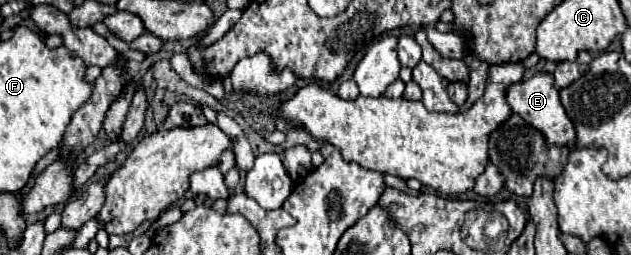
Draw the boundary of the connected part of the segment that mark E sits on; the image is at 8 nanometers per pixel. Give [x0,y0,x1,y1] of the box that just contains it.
[507,73,575,149]

